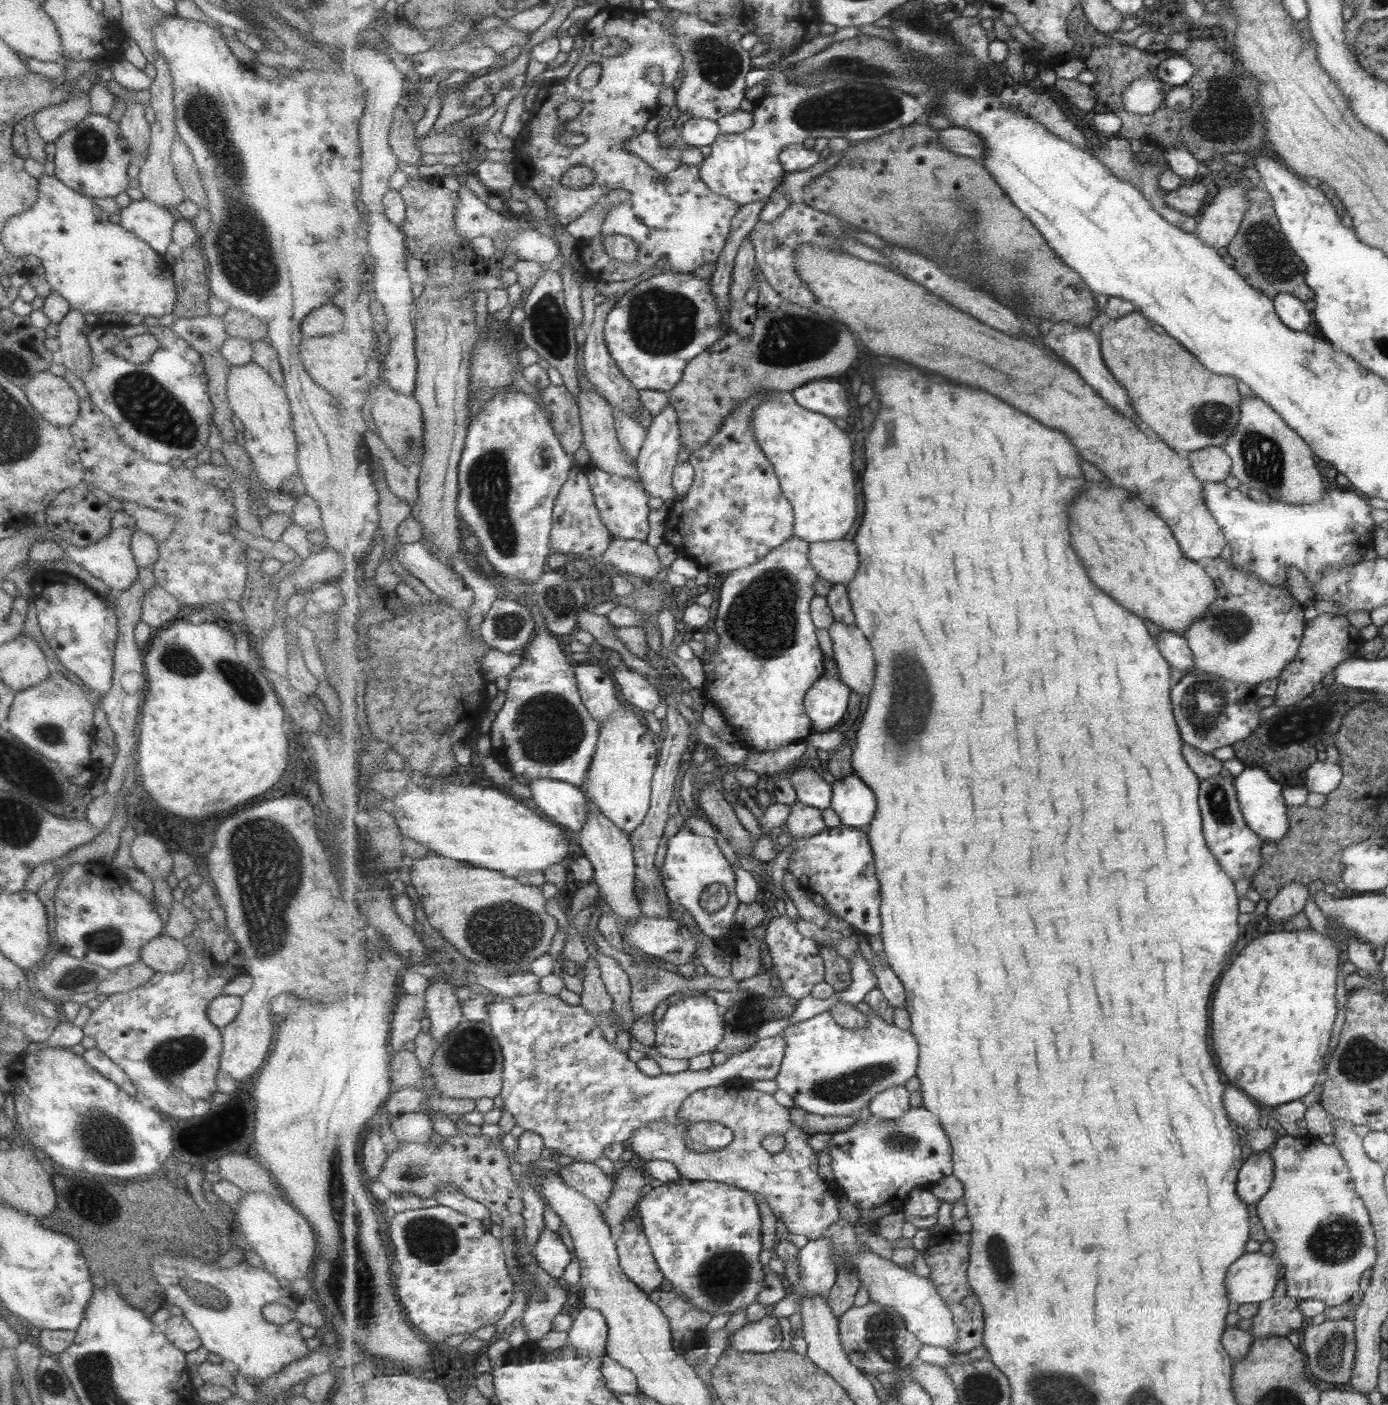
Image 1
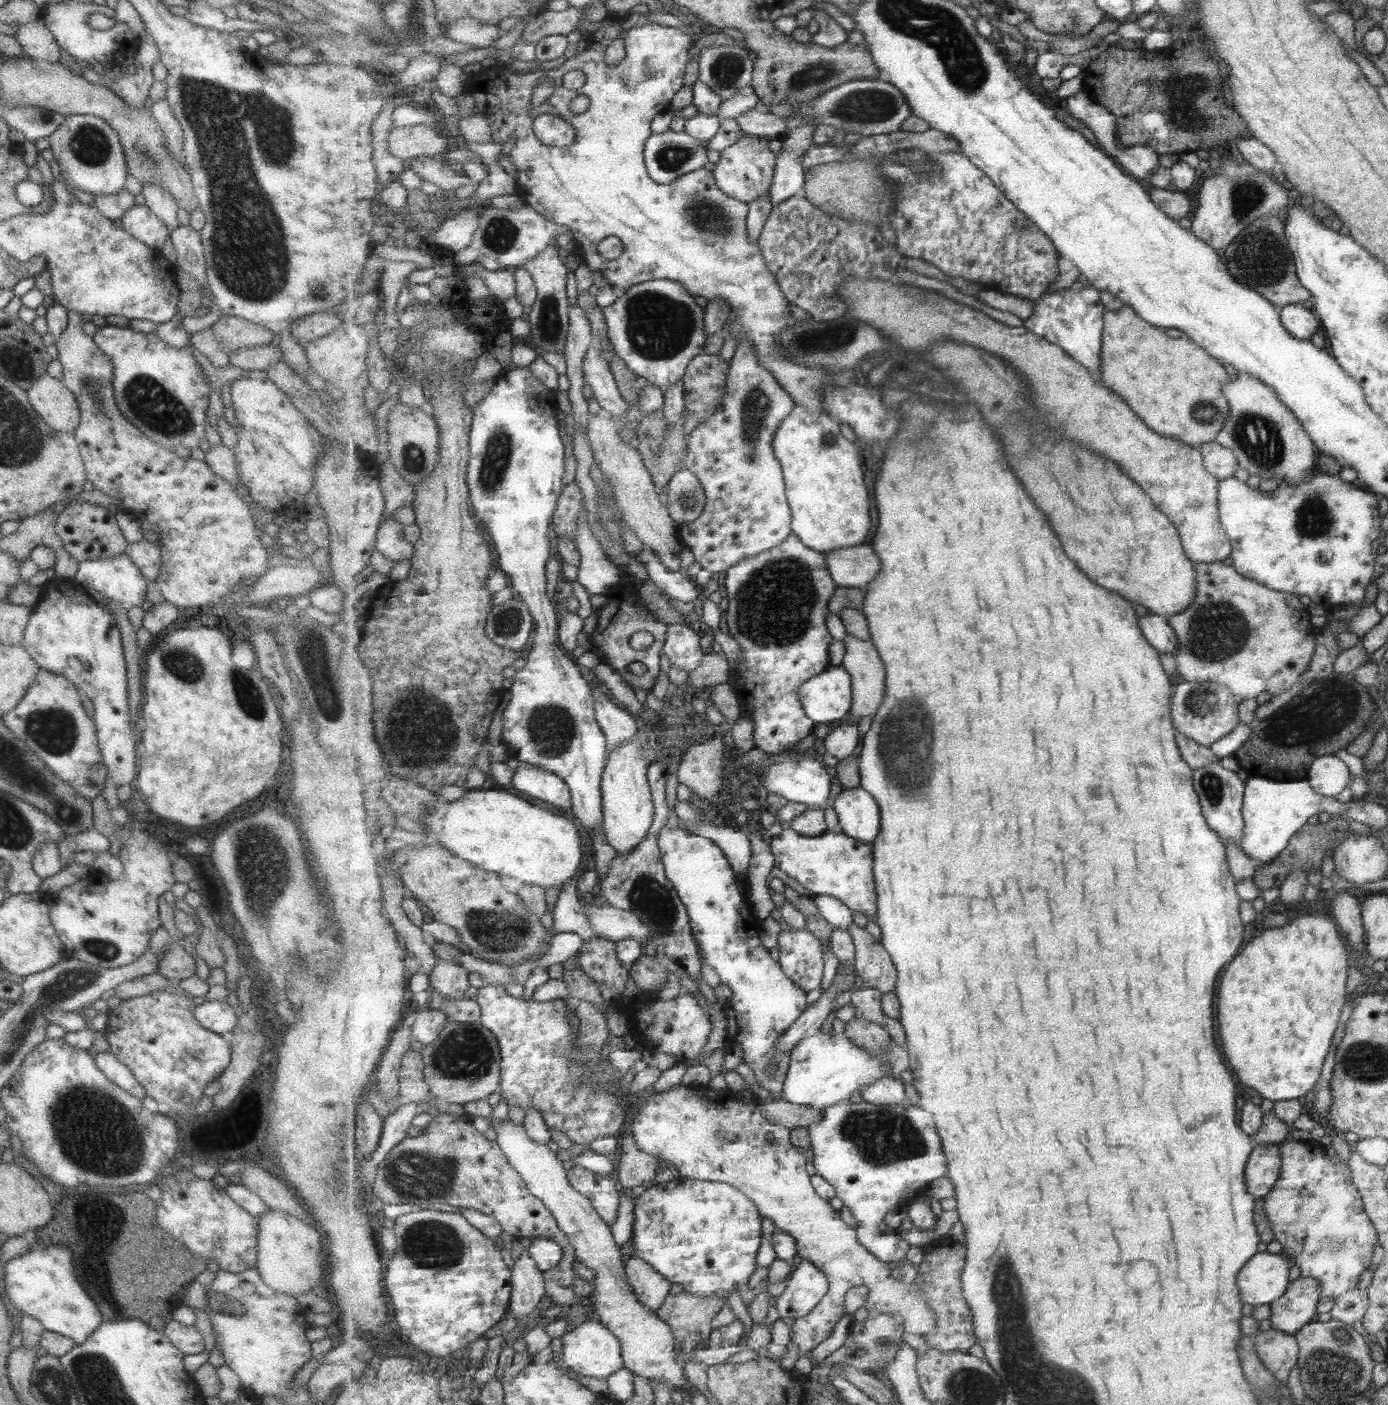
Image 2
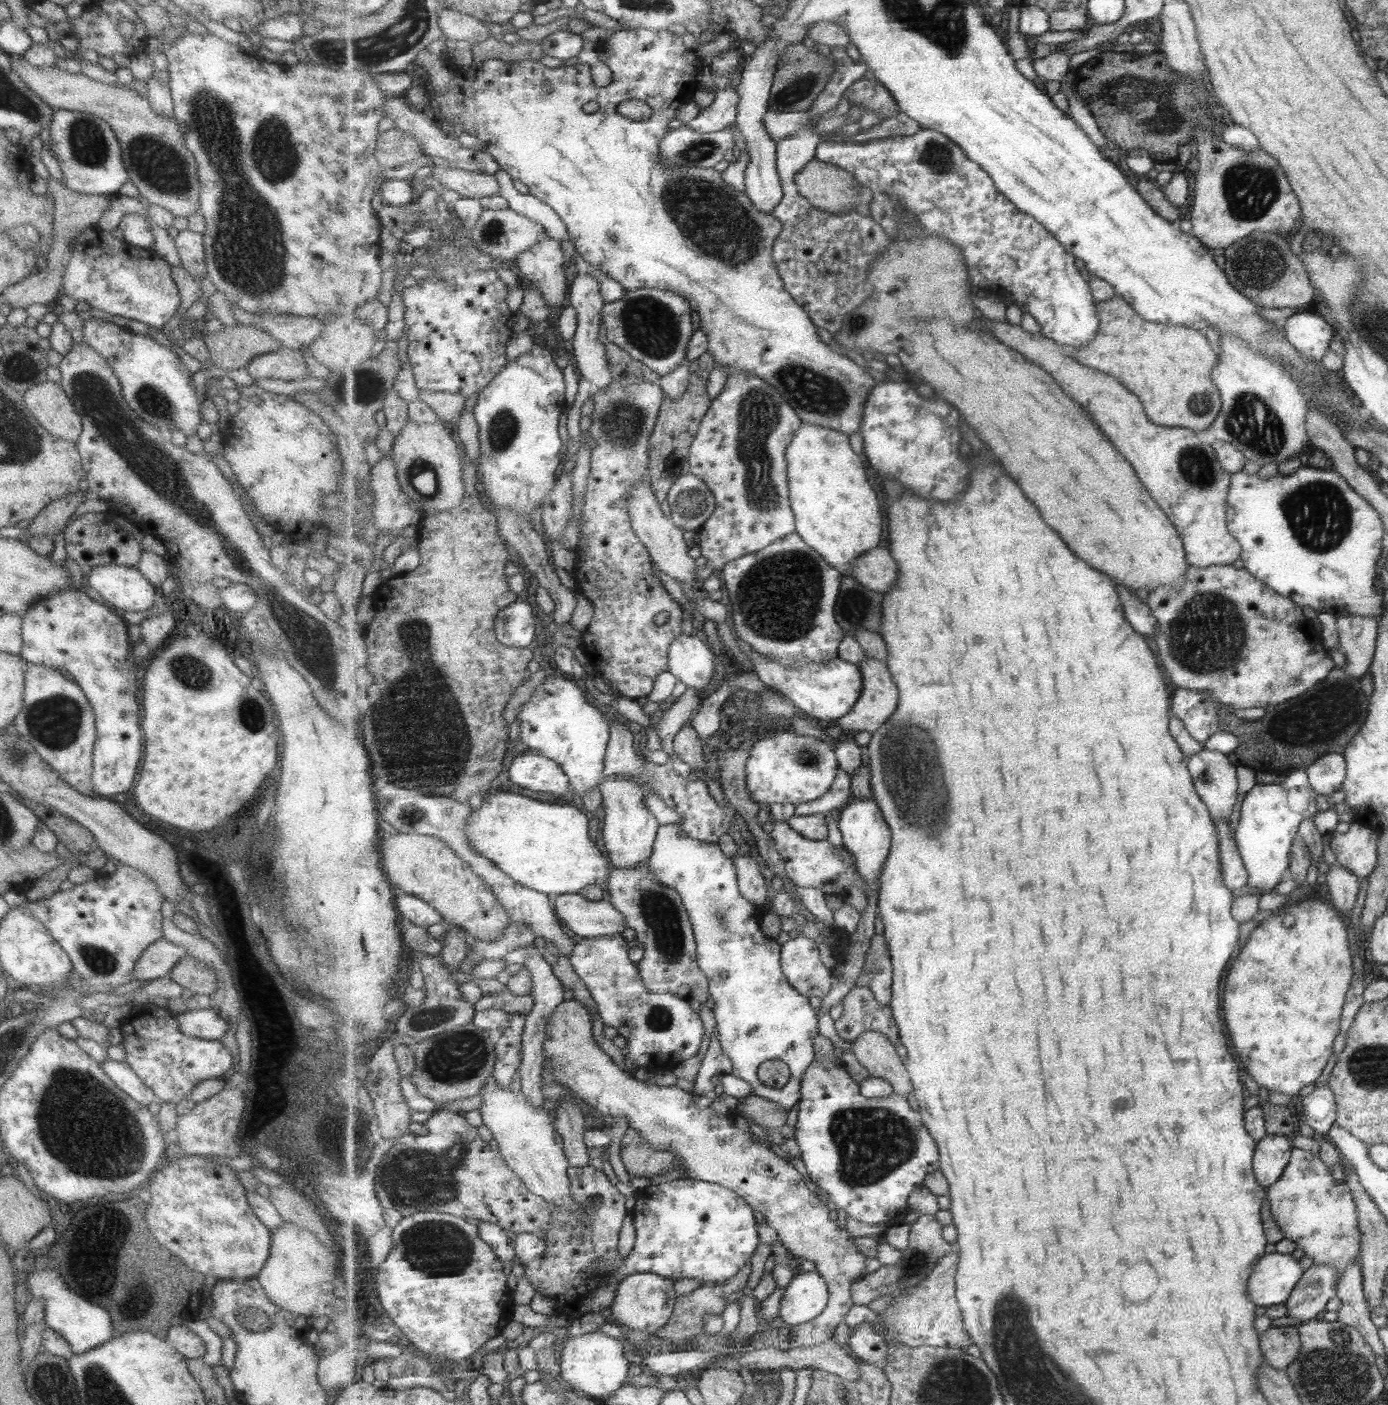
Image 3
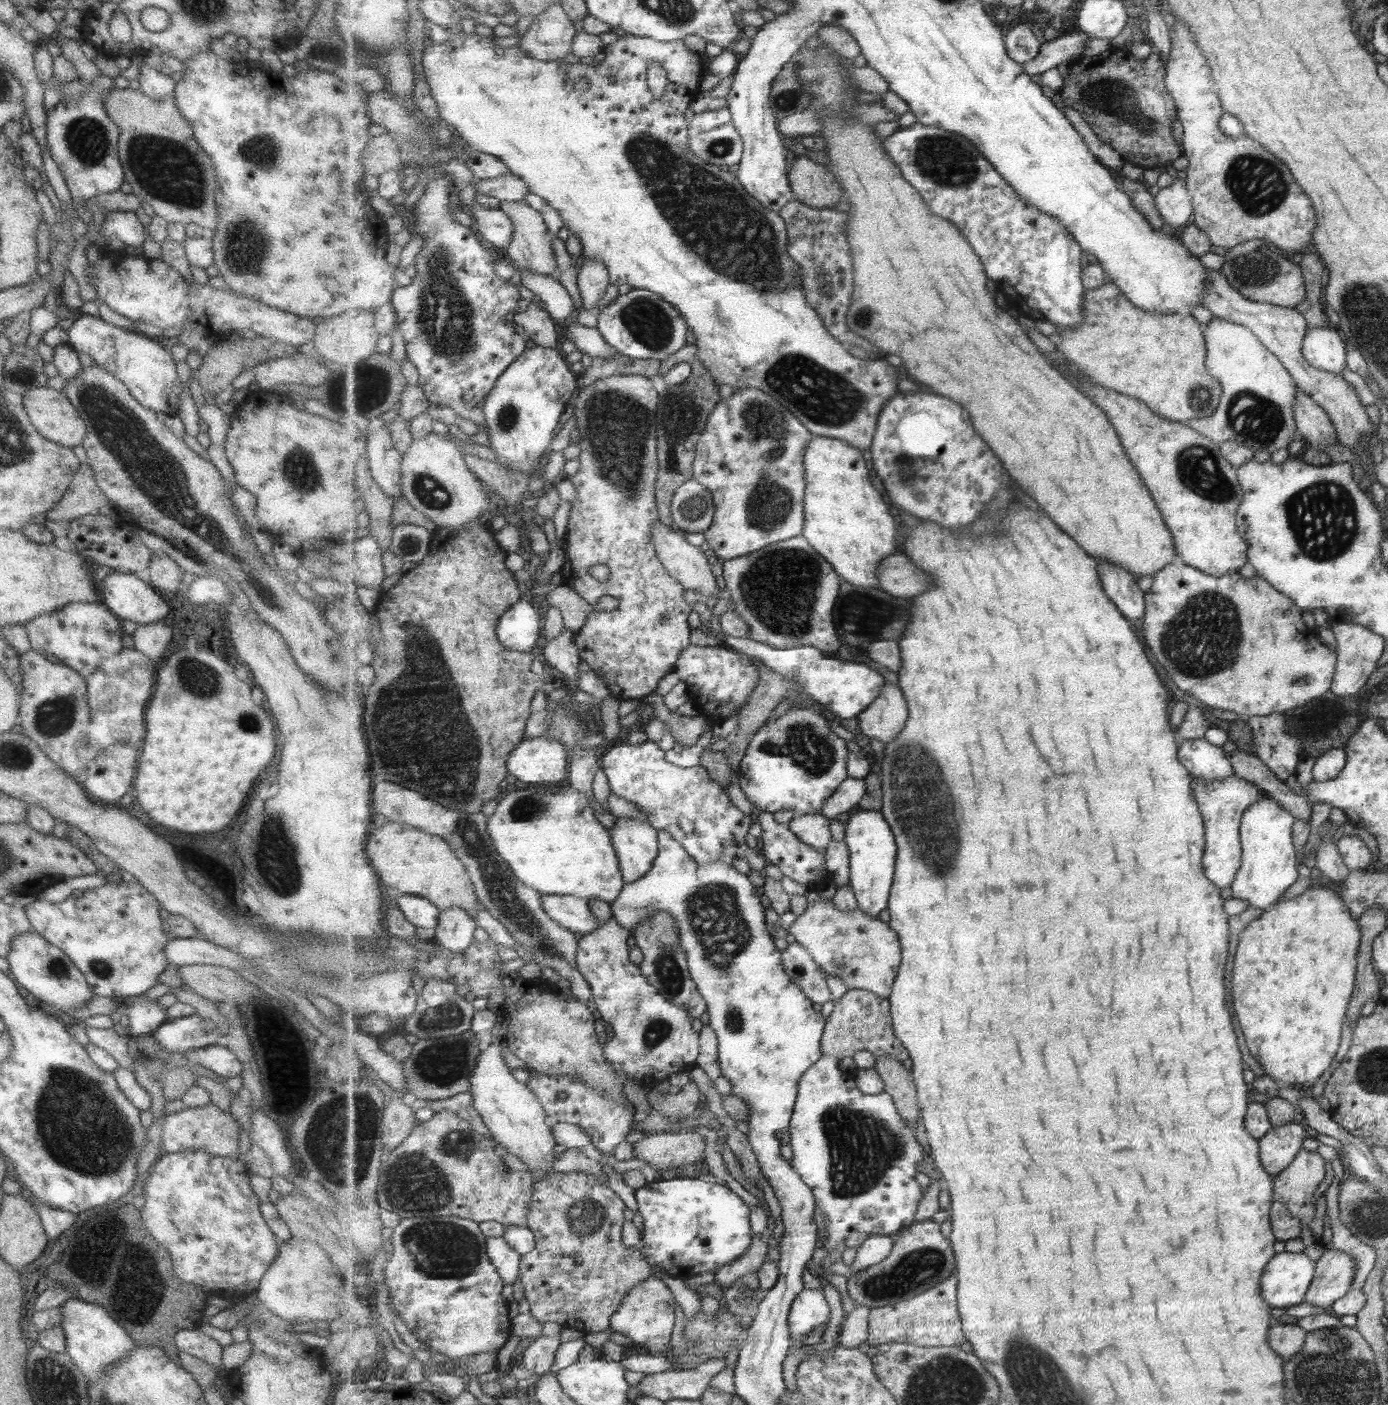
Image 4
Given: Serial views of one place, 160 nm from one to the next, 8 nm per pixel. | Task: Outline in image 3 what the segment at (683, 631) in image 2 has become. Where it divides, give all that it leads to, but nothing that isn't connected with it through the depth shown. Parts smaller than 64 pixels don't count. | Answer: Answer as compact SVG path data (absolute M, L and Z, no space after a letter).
M680 634L669 647L668 657L669 671L687 688L696 692L707 689L707 696L720 689L724 677L715 688L709 685L715 670L715 656L702 635Z

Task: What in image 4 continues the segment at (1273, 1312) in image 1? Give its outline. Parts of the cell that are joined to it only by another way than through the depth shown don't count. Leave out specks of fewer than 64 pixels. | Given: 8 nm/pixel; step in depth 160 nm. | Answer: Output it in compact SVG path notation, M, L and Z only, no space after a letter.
M1325 1248L1317 1259L1315 1274L1303 1302L1323 1310L1331 1307L1350 1289L1353 1273L1354 1260L1348 1254Z

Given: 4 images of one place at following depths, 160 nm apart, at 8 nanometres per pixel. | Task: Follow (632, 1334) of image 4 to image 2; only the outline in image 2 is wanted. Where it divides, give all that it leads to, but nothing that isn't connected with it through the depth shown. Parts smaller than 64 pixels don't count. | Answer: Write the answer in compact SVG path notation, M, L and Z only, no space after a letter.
M633 1252L625 1265L629 1282L639 1300L656 1311L670 1295L672 1281L657 1272L652 1264L633 1255Z

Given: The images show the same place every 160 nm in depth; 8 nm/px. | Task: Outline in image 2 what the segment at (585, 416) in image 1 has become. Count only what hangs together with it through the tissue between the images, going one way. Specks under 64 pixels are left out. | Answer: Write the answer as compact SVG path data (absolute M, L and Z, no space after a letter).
M599 410L592 415L589 421L588 441L594 461L597 463L602 475L609 478L609 484L613 487L616 504L622 511L623 520L633 530L644 546L647 546L657 553L663 564L672 572L682 572L681 554L685 550L683 542L680 541L679 524L672 517L668 506L663 506L659 500L659 490L645 464L644 457L637 450L637 446L627 444L621 438L618 421L608 412Z

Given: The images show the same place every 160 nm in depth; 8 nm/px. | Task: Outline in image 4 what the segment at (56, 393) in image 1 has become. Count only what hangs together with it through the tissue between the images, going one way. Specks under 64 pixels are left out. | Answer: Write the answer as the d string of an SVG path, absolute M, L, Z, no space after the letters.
M50 387L31 388L22 395L22 405L31 425L45 440L71 448L81 445L83 442L86 434L83 419L77 414L75 407L62 391Z

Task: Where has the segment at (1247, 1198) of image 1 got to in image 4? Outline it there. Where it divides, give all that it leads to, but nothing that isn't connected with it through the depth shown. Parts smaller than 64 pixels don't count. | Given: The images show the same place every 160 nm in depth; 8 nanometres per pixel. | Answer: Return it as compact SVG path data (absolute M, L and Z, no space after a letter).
M1290 1122L1271 1127L1259 1140L1259 1159L1265 1172L1279 1175L1296 1156L1303 1142L1303 1128Z

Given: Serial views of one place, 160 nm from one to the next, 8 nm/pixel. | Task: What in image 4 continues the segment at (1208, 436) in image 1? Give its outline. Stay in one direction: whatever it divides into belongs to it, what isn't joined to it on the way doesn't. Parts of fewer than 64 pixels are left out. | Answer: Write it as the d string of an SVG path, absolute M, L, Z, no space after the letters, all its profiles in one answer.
M1109 280L1101 288L1088 289L1084 321L1069 328L1058 326L1058 332L1062 342L1057 350L1066 360L1077 364L1083 374L1107 388L1145 400L1145 404L1149 404L1149 408L1165 420L1186 424L1189 420L1207 418L1220 402L1220 383L1204 364L1207 347L1203 326L1189 314L1156 314L1137 308L1117 284Z

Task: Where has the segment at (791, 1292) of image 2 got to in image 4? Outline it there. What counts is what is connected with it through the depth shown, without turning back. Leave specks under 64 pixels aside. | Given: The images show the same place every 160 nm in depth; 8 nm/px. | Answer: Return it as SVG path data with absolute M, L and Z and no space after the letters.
M805 1289L793 1301L789 1319L793 1341L801 1341L815 1328L825 1324L831 1316L831 1308L823 1291Z

